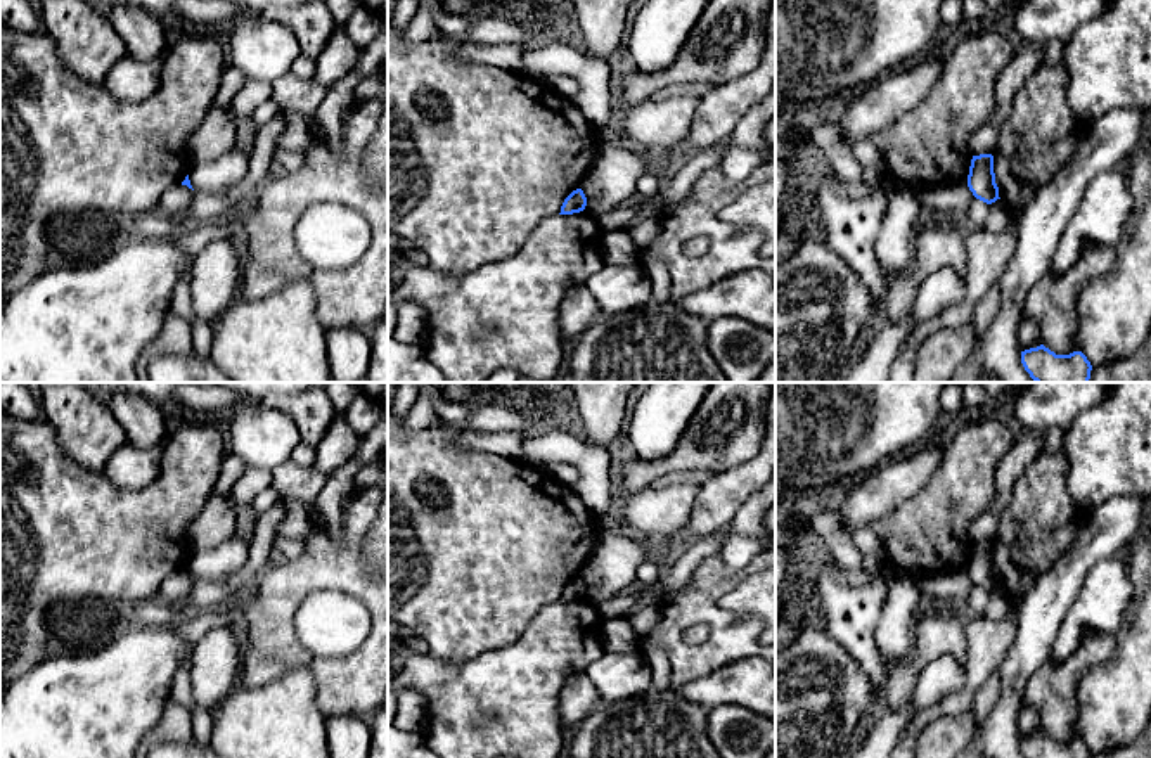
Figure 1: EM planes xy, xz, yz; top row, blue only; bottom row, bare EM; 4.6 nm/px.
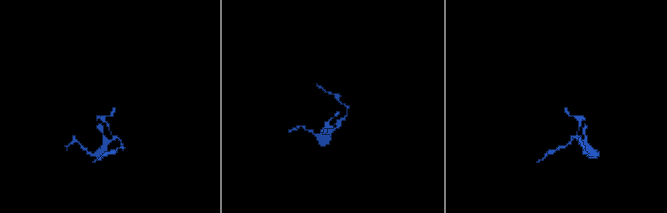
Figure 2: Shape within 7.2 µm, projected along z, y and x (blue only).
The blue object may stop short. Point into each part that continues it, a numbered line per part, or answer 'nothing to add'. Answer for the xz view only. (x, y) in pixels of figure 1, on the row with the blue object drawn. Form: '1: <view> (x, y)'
nothing to add

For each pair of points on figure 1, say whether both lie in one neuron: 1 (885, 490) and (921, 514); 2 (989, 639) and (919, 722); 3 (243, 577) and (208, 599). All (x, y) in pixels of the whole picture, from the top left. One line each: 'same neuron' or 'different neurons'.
1: different neurons
2: same neuron
3: same neuron

